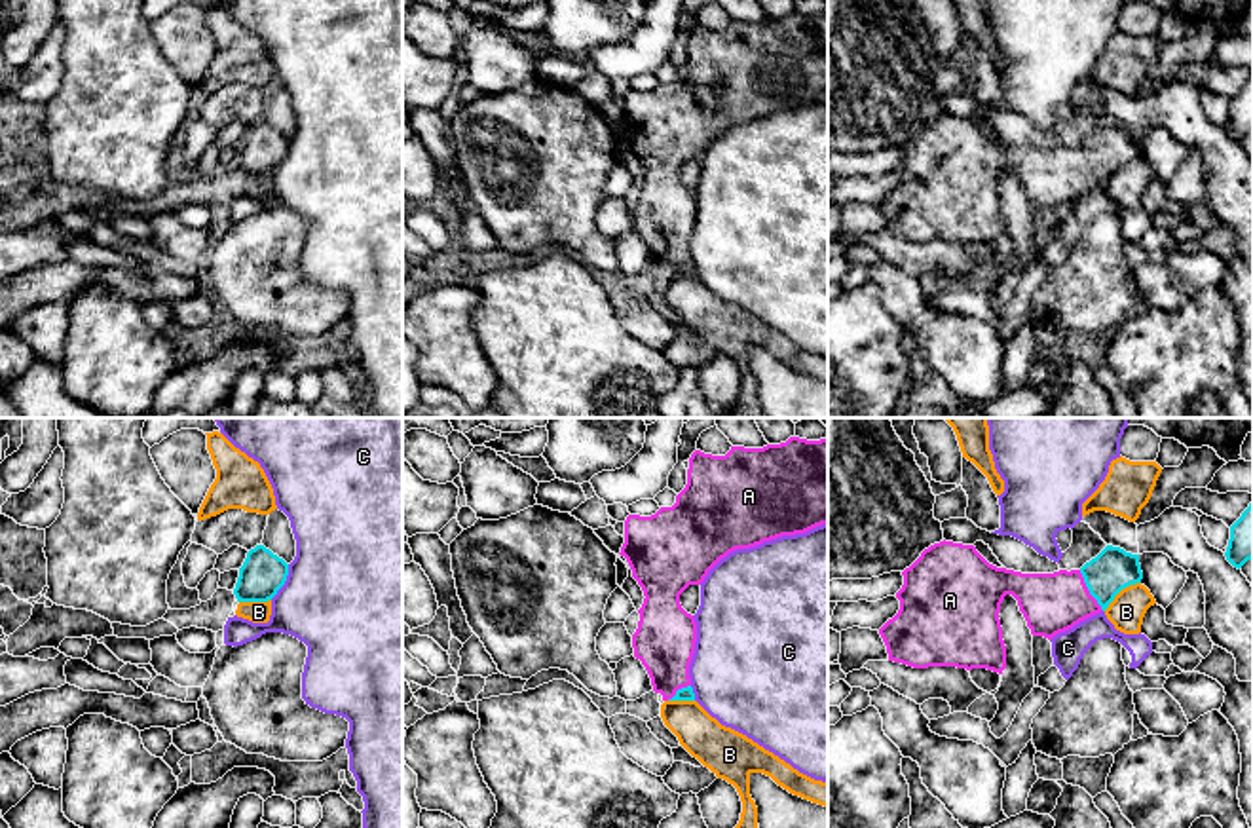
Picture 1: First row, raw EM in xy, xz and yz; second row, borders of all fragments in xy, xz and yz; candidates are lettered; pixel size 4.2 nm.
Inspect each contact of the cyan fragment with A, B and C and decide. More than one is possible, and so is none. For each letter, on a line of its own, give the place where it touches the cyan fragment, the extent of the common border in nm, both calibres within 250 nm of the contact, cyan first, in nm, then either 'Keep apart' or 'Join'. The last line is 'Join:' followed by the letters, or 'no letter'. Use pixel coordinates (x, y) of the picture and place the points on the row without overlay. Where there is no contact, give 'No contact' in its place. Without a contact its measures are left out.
A: Touches cyan at yz (1088, 164). Shared border 200 nm. Thickness 180 nm (cyan) against 260 nm. Join
B: Touches cyan at yz (1121, 164). Shared border 200 nm. Thickness 180 nm (cyan) against 150 nm. Keep apart
C: Touches cyan at xy (285, 154). Shared border 170 nm. Thickness 190 nm (cyan) against 500 nm. Keep apart
Join: A

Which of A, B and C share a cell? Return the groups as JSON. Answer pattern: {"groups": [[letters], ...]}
{"groups": [["A"], ["B"], ["C"]]}

